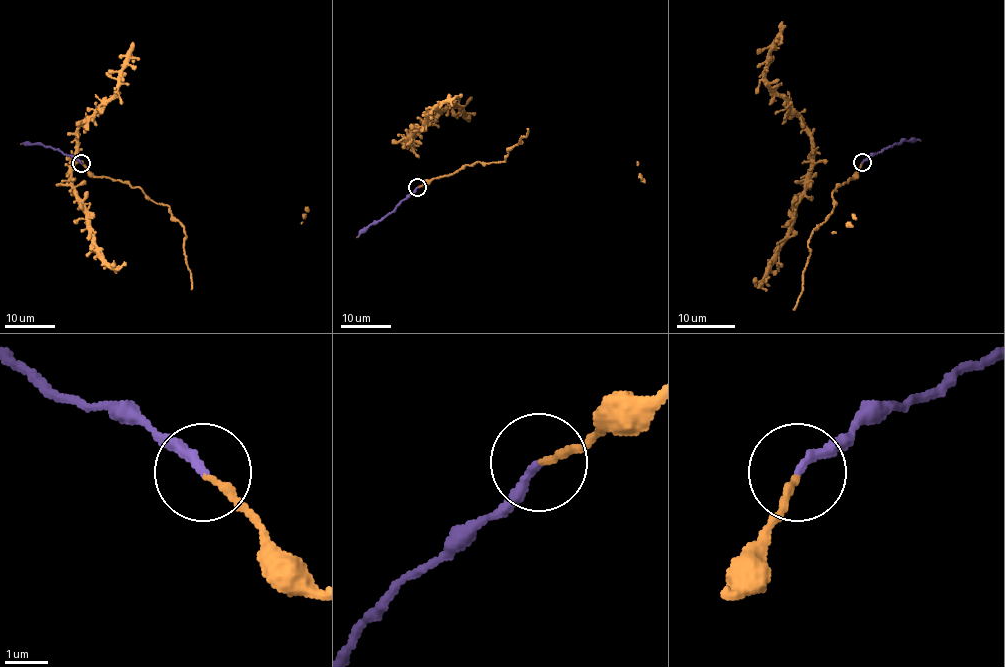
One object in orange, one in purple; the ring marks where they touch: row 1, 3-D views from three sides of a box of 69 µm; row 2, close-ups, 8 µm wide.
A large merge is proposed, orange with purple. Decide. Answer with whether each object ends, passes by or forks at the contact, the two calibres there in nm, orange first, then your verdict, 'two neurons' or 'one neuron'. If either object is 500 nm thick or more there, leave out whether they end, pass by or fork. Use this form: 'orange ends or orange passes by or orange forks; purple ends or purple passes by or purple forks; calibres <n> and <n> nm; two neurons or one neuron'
orange ends; purple ends; calibres 160 and 200 nm; one neuron

